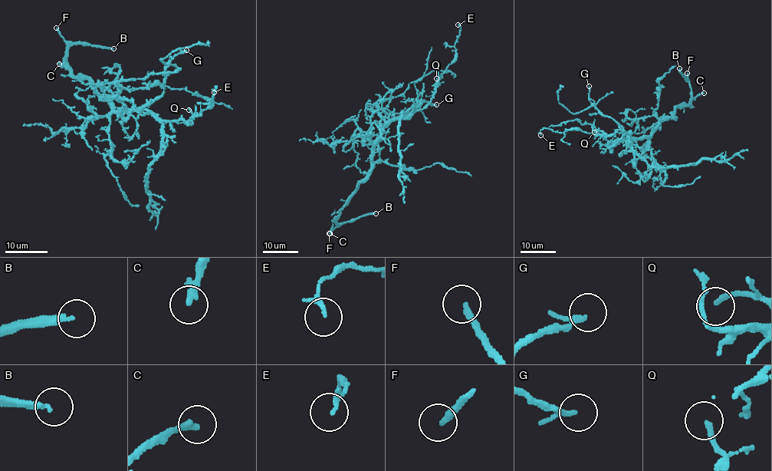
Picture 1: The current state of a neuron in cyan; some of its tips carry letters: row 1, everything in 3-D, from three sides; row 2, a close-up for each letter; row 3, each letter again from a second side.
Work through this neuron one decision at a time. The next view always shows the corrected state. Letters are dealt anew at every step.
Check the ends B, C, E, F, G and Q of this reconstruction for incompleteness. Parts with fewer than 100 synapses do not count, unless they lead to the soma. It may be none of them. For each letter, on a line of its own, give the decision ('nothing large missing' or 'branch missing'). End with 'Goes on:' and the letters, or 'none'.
B: branch missing
C: branch missing
E: nothing large missing
F: branch missing
G: nothing large missing
Q: nothing large missing
Goes on: B, C, F

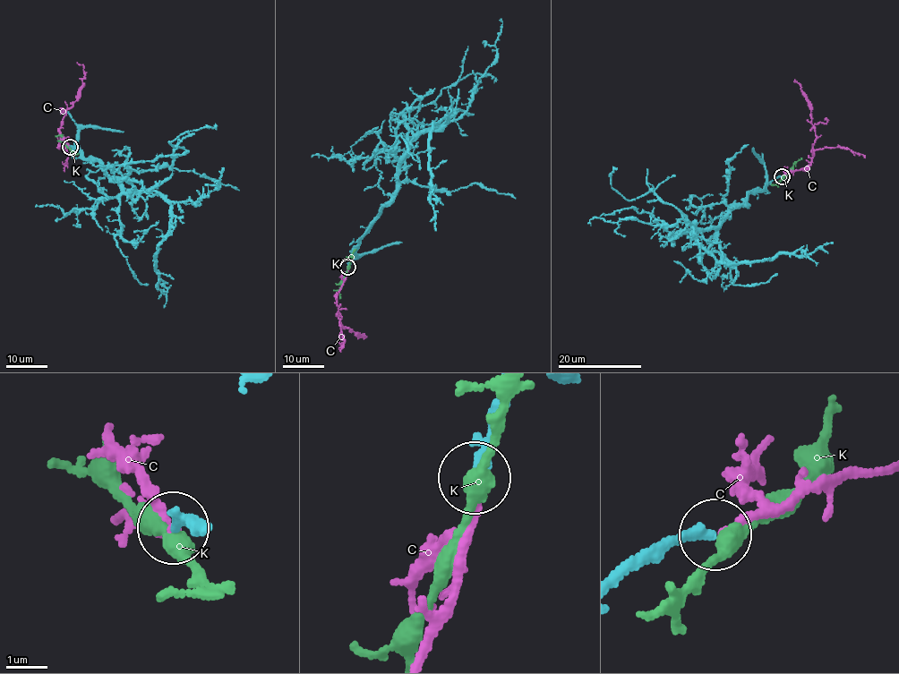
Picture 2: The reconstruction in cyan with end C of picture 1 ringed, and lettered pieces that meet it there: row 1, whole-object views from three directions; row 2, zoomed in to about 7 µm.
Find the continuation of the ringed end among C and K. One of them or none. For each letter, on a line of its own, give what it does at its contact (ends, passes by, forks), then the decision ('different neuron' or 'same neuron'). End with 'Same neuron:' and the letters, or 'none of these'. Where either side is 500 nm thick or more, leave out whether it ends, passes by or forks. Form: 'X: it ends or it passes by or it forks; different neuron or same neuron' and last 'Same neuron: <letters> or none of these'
C: it ends; same neuron
K: it passes by; different neuron
Same neuron: C

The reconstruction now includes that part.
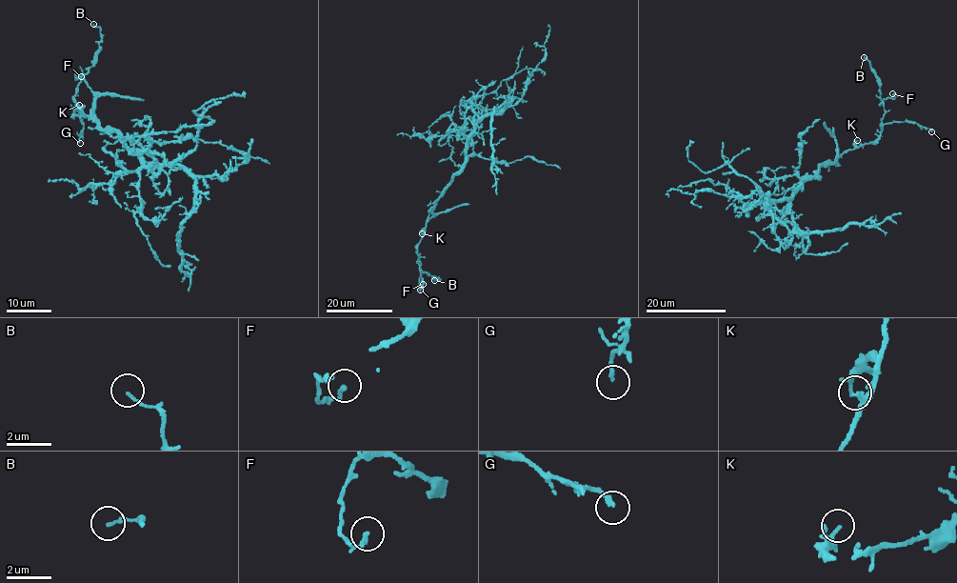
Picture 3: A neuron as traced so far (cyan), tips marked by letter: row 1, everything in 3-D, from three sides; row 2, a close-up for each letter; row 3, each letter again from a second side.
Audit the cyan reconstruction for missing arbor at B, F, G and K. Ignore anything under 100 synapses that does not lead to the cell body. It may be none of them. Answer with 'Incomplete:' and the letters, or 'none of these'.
Incomplete: none of these

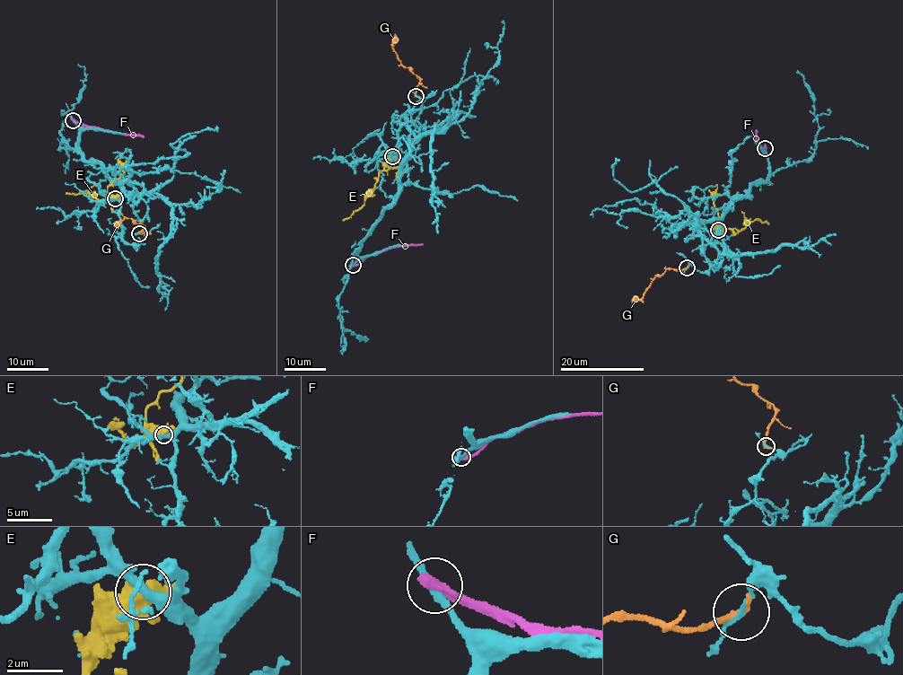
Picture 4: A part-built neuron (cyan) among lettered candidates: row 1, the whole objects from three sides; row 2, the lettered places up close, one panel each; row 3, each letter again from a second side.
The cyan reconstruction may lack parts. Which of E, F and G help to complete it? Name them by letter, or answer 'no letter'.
no letter

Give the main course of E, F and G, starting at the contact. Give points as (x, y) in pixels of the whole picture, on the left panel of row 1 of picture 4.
E: (115, 198), (107, 197), (102, 205), (92, 195), (65, 193)
F: (73, 119), (144, 137)
G: (139, 233), (143, 225), (127, 218), (116, 224), (118, 229)

